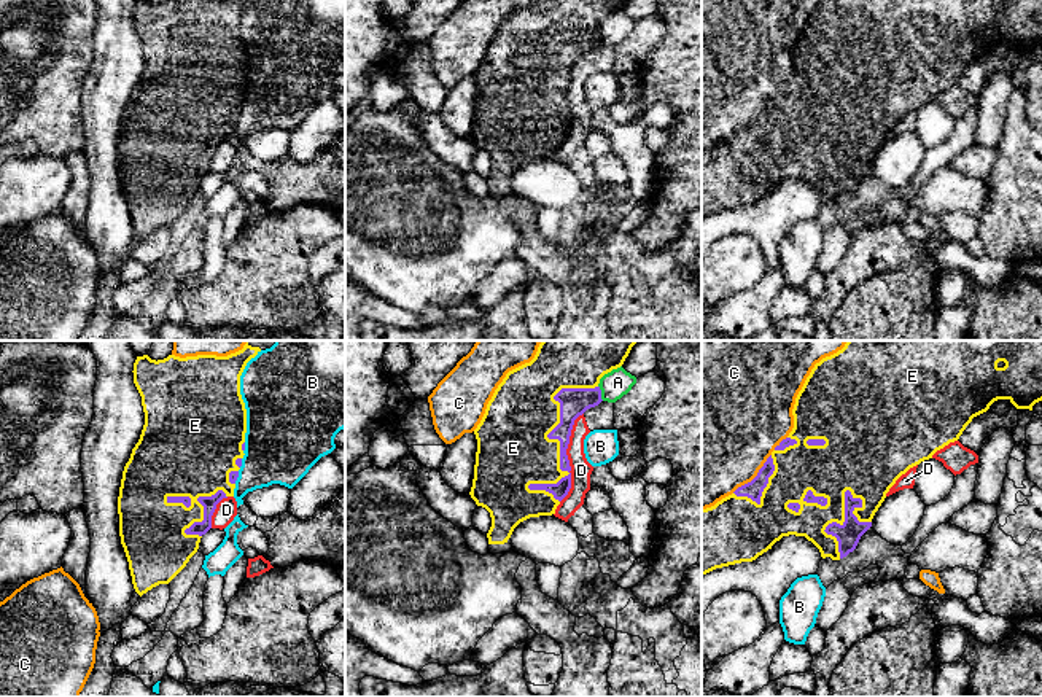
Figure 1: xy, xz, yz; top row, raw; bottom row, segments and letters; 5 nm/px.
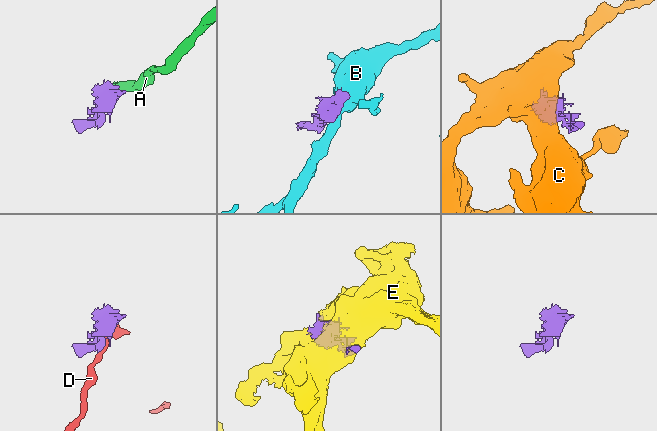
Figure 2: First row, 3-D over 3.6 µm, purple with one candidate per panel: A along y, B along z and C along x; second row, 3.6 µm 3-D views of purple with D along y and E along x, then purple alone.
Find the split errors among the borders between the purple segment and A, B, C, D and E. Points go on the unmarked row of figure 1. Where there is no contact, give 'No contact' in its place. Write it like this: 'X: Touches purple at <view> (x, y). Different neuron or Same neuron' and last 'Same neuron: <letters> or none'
A: Touches purple at xz (600, 37). Different neuron
B: Touches purple at xy (237, 120). Different neuron
C: Touches purple at yz (756, 120). Different neuron
D: Touches purple at xz (567, 101). Different neuron
E: Touches purple at xz (552, 81). Same neuron
Same neuron: E

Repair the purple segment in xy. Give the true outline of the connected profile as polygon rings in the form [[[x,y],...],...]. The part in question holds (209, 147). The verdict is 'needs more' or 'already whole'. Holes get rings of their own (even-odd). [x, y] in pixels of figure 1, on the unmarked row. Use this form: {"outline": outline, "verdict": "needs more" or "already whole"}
{"outline": [[[137,0],[134,6],[134,27],[142,40],[145,68],[140,83],[132,92],[130,102],[122,115],[118,140],[118,158],[121,188],[129,205],[134,232],[140,240],[159,228],[169,228],[186,210],[189,202],[197,196],[200,181],[212,172],[212,159],[216,148],[223,142],[234,140],[235,124],[245,99],[243,94],[247,76],[247,53],[240,38],[240,19],[251,2],[255,0],[167,0],[156,5],[150,0]]], "verdict": "needs more"}

